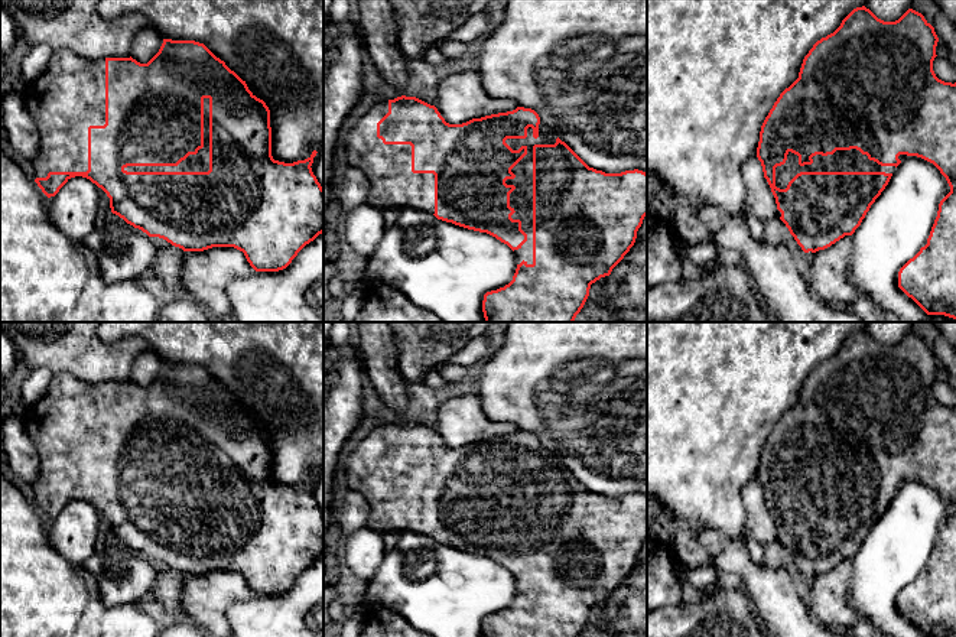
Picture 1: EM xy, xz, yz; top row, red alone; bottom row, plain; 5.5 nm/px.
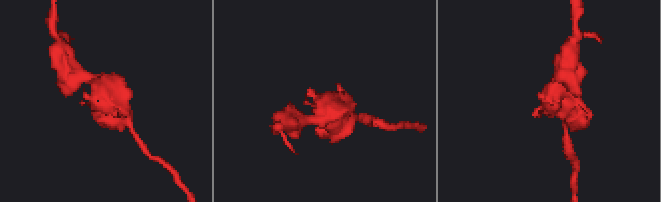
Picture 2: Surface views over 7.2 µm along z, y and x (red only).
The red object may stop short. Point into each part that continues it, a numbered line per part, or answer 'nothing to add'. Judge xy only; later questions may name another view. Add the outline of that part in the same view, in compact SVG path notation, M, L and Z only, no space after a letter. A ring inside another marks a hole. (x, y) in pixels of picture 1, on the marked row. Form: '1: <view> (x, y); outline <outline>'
1: xy (200, 162); outline M204 98L204 147L178 166L127 166L127 172L208 172L209 170L209 98Z

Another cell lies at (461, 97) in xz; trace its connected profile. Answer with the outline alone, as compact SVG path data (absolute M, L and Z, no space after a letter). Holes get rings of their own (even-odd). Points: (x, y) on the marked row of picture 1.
M478 71L456 72L438 84L438 111L449 124L507 113L517 108L511 98L494 98L484 91Z

